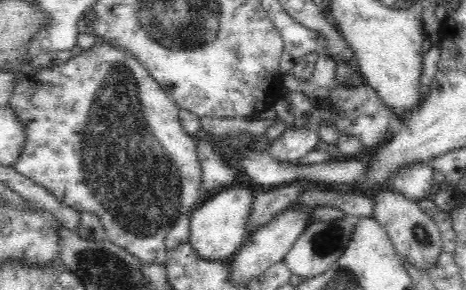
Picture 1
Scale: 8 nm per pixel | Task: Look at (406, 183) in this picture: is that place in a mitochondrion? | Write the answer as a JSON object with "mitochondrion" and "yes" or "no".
{"mitochondrion":"no"}

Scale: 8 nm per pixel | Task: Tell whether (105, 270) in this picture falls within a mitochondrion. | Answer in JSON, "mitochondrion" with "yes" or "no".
{"mitochondrion":"yes"}

